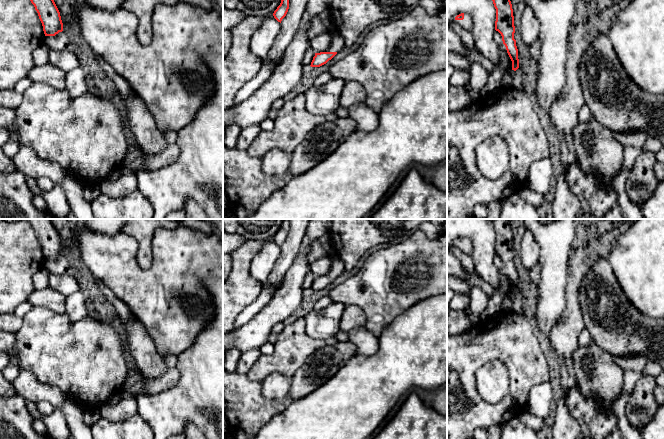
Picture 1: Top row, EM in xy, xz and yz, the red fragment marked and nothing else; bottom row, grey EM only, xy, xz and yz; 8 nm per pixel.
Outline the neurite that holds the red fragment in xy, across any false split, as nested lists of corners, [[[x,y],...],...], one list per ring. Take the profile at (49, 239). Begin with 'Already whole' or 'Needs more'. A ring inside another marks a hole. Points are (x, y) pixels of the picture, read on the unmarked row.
Already whole. [[[24,219],[34,229],[45,260],[55,260],[63,255],[60,236],[50,219]]]

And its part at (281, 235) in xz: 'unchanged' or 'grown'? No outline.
unchanged

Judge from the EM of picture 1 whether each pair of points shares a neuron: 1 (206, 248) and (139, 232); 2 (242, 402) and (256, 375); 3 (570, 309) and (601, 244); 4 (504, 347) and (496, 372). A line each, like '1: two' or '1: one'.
1: two
2: two
3: one
4: two

